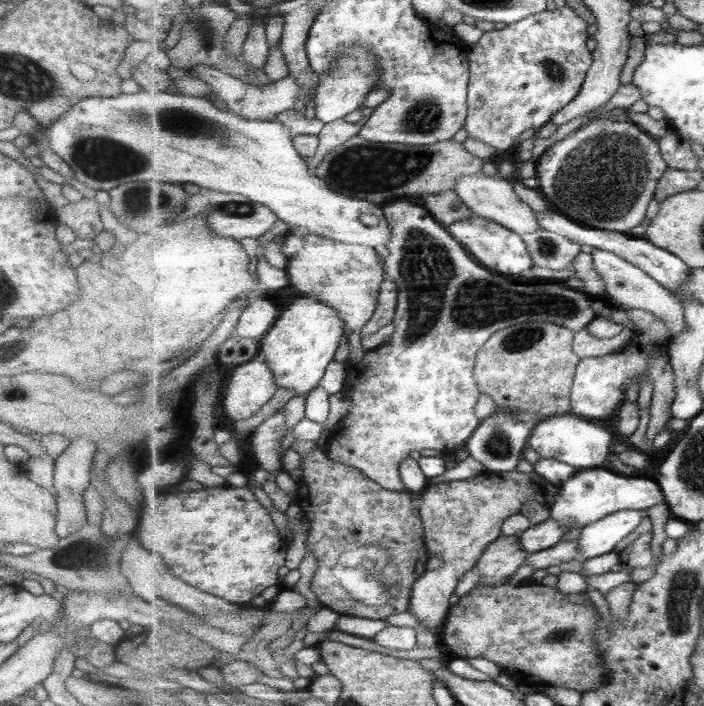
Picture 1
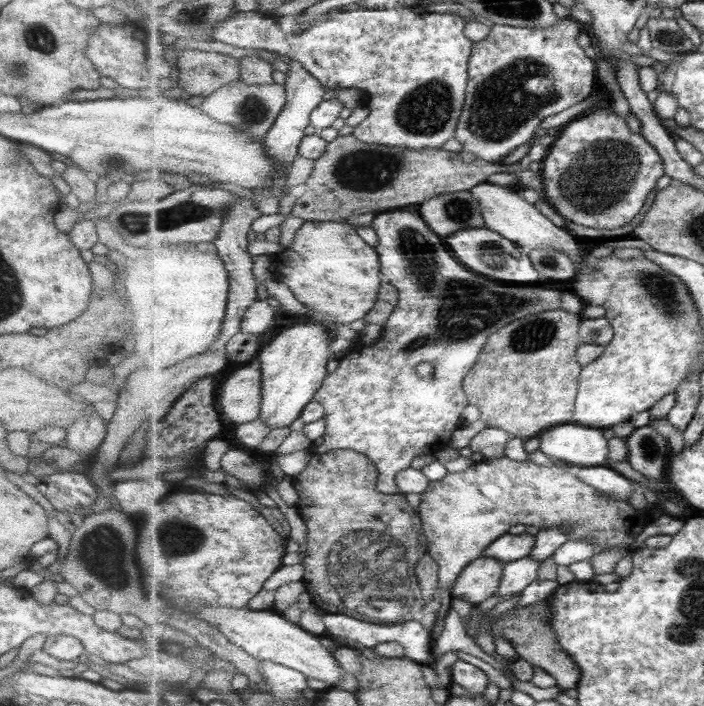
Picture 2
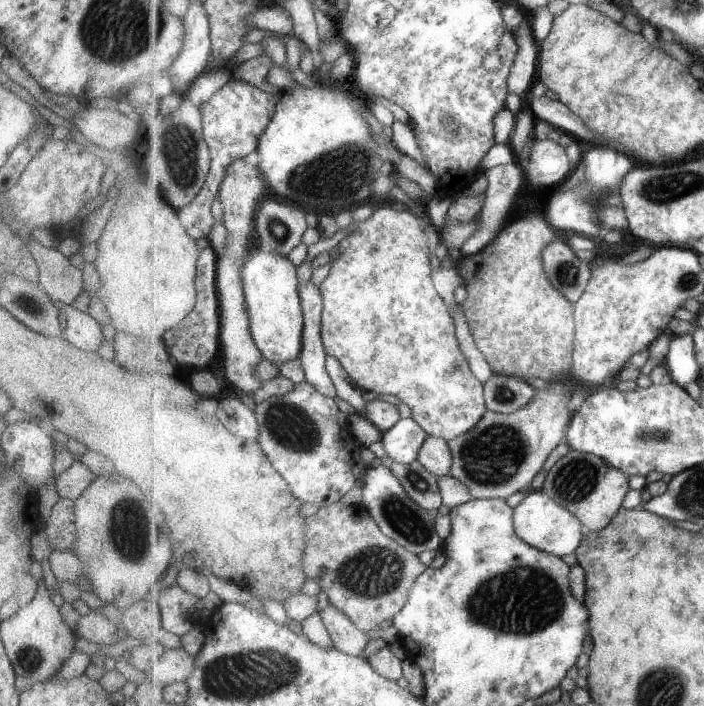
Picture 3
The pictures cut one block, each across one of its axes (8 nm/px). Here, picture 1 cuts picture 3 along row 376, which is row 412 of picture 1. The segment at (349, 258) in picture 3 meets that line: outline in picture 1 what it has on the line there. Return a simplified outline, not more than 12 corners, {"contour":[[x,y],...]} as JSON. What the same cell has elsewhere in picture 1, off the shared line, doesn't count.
{"contour":[[425,206],[384,208],[389,342],[351,358],[326,454],[386,490],[481,424],[478,352],[590,296],[485,270]]}

